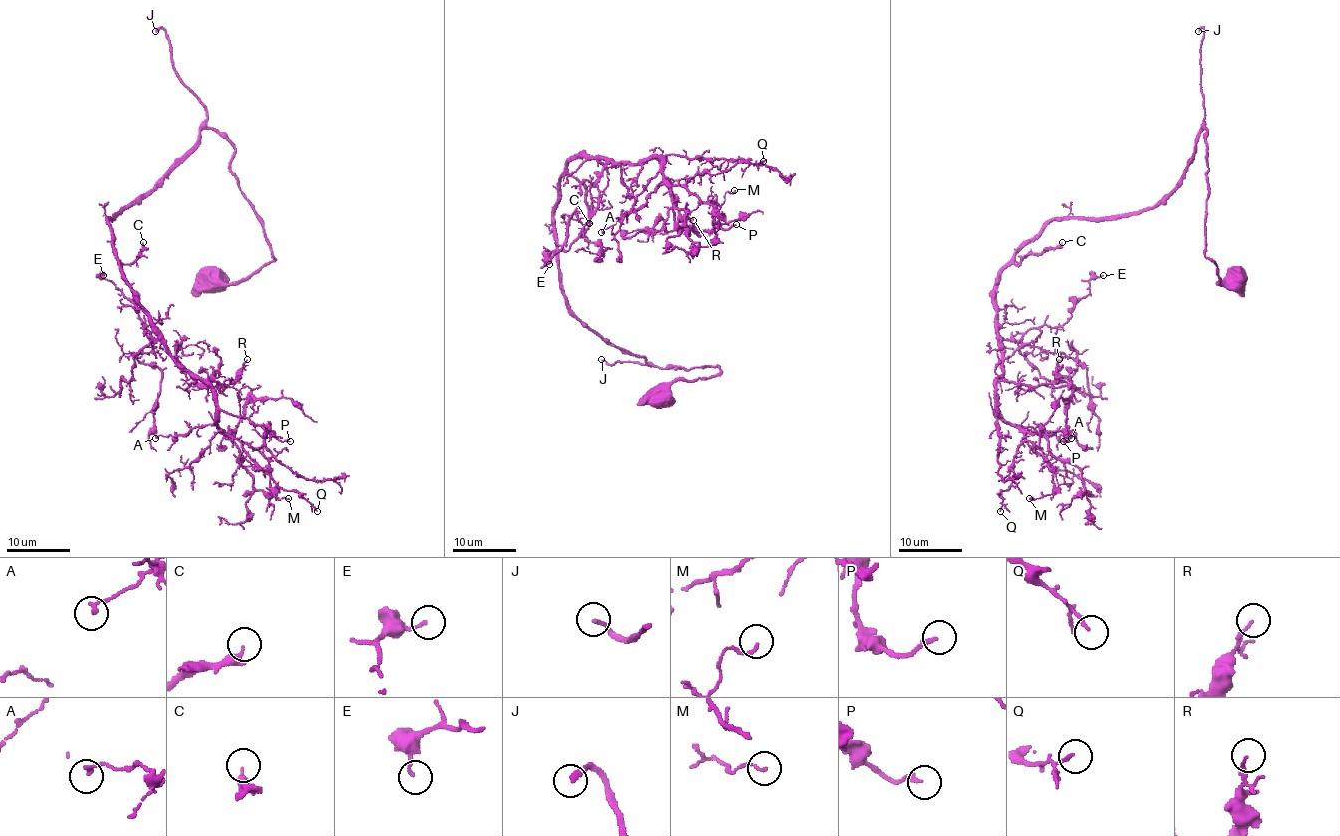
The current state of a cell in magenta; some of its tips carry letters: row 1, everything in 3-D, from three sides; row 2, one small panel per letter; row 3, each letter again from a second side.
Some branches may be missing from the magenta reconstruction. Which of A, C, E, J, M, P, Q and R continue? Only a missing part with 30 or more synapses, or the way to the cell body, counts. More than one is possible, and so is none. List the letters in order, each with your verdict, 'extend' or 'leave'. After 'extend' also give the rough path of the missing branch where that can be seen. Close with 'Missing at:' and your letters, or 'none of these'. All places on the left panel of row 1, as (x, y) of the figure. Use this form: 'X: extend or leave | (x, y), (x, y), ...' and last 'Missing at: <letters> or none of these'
A: leave
C: leave
E: leave
J: extend | (155, 31), (132, 83), (181, 140), (198, 226), (295, 357), (377, 394), (412, 435)
M: leave
P: leave
Q: leave
R: leave
Missing at: J

